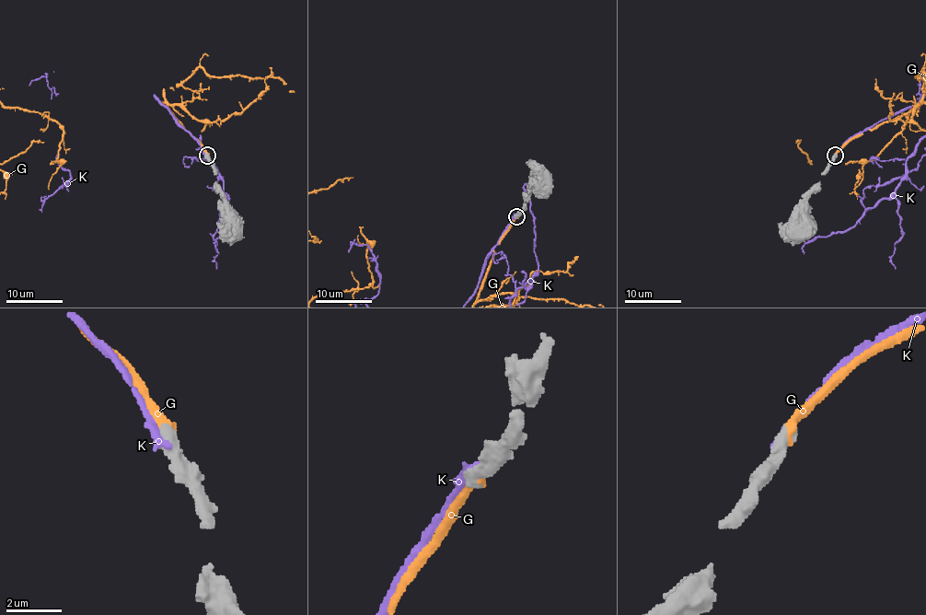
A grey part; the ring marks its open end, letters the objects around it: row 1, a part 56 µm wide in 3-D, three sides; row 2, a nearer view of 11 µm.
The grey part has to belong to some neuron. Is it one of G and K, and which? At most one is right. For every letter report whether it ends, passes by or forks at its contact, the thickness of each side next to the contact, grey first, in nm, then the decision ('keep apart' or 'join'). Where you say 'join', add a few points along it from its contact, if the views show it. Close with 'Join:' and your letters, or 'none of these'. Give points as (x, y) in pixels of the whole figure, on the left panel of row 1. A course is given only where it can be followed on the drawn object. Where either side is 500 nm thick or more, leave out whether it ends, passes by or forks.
G: 550 nm thick on the grey side, 360 nm on the other; join
K: 600 nm thick on the grey side, 300 nm on the other; keep apart
Join: G

